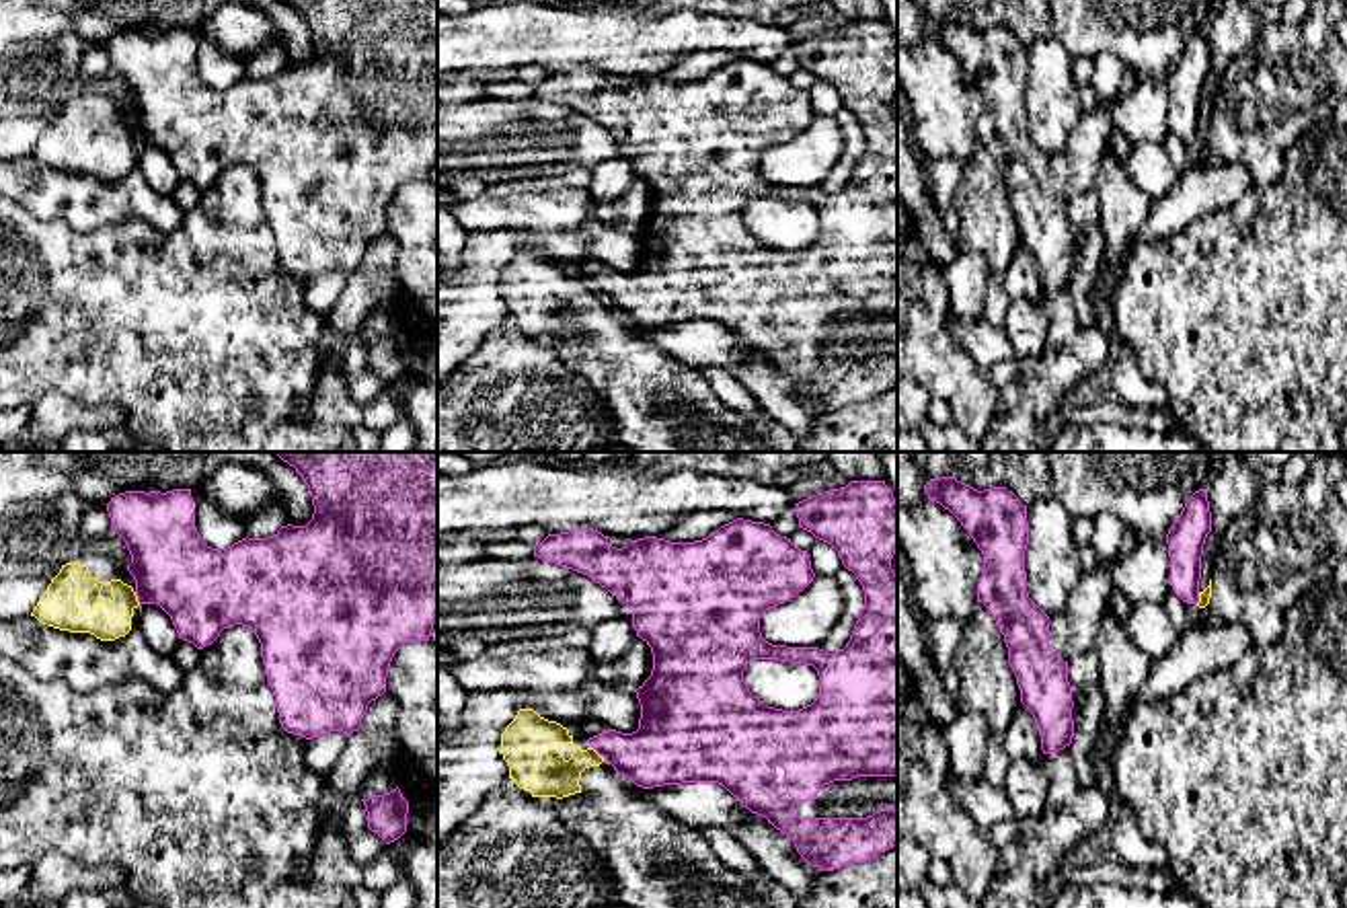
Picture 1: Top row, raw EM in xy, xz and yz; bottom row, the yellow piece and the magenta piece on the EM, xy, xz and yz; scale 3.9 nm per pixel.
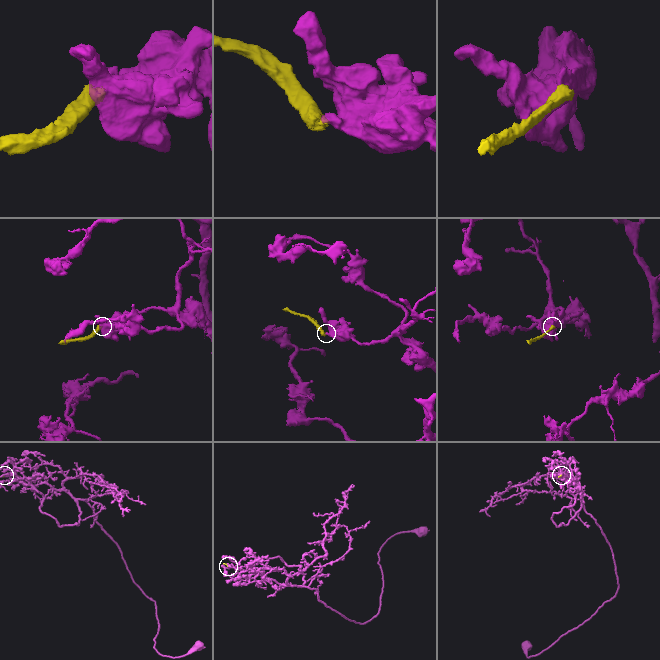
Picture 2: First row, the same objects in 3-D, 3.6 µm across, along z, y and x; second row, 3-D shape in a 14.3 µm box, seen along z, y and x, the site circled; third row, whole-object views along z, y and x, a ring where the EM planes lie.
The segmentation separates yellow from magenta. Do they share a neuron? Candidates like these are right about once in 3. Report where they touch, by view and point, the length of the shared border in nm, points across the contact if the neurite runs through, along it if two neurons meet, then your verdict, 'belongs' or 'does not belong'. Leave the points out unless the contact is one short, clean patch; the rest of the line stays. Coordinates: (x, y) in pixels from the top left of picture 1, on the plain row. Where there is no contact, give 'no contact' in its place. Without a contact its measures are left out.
contact xz (596, 292); length 70 nm; border xz (592, 286), (604, 296); does not belong

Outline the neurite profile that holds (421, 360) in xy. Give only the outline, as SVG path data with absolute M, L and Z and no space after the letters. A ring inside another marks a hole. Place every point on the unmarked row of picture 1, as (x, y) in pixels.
M415 337L409 341L407 370L437 386L437 337Z

